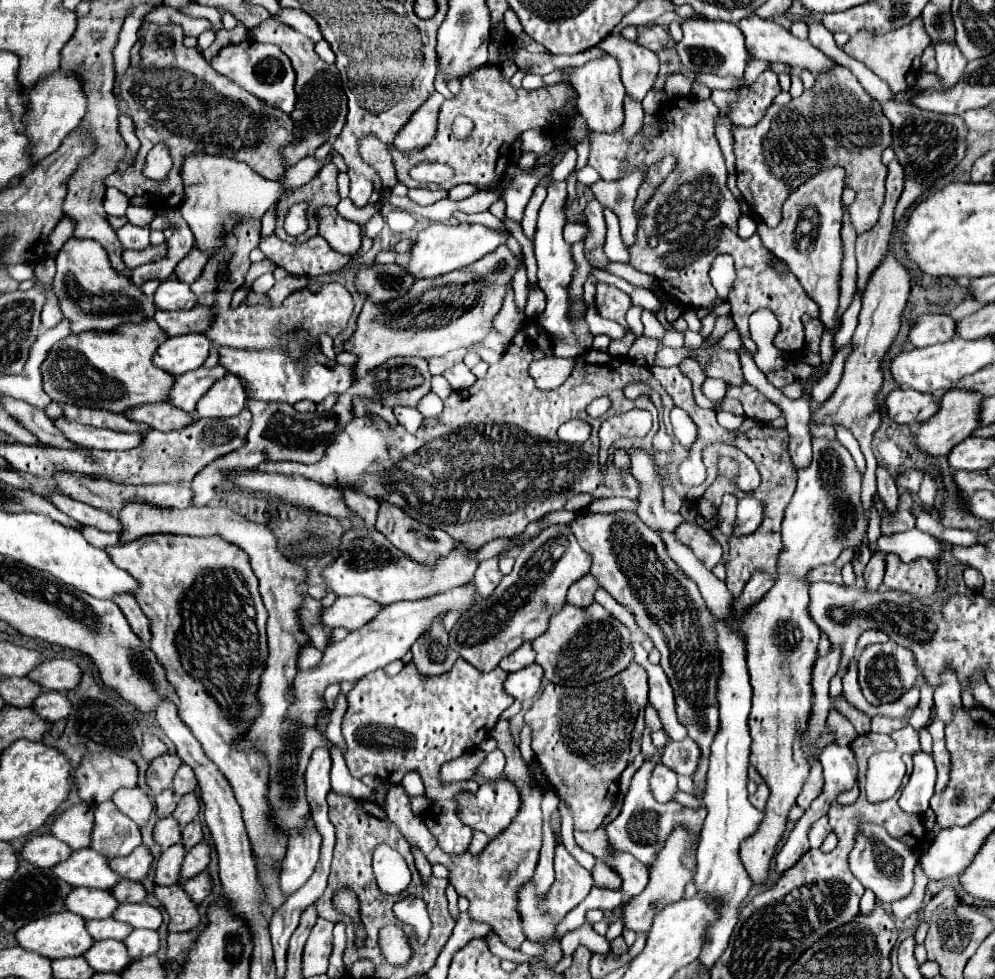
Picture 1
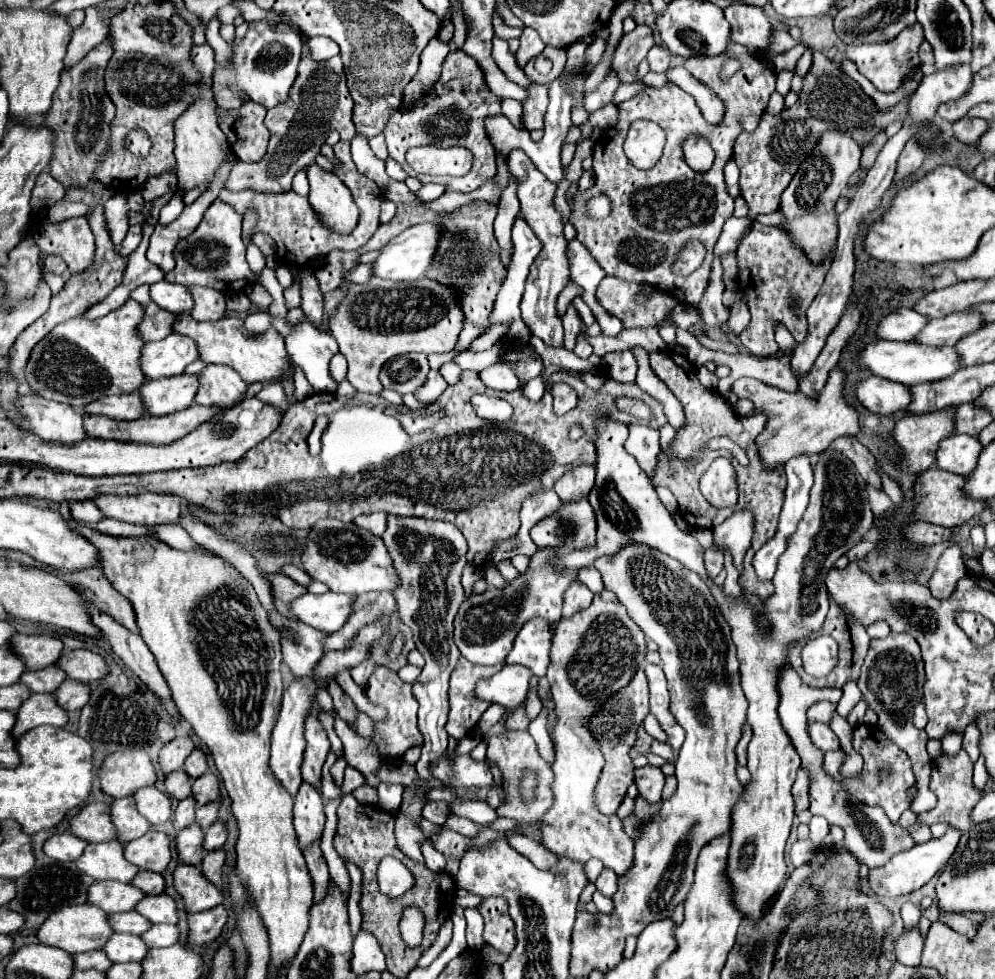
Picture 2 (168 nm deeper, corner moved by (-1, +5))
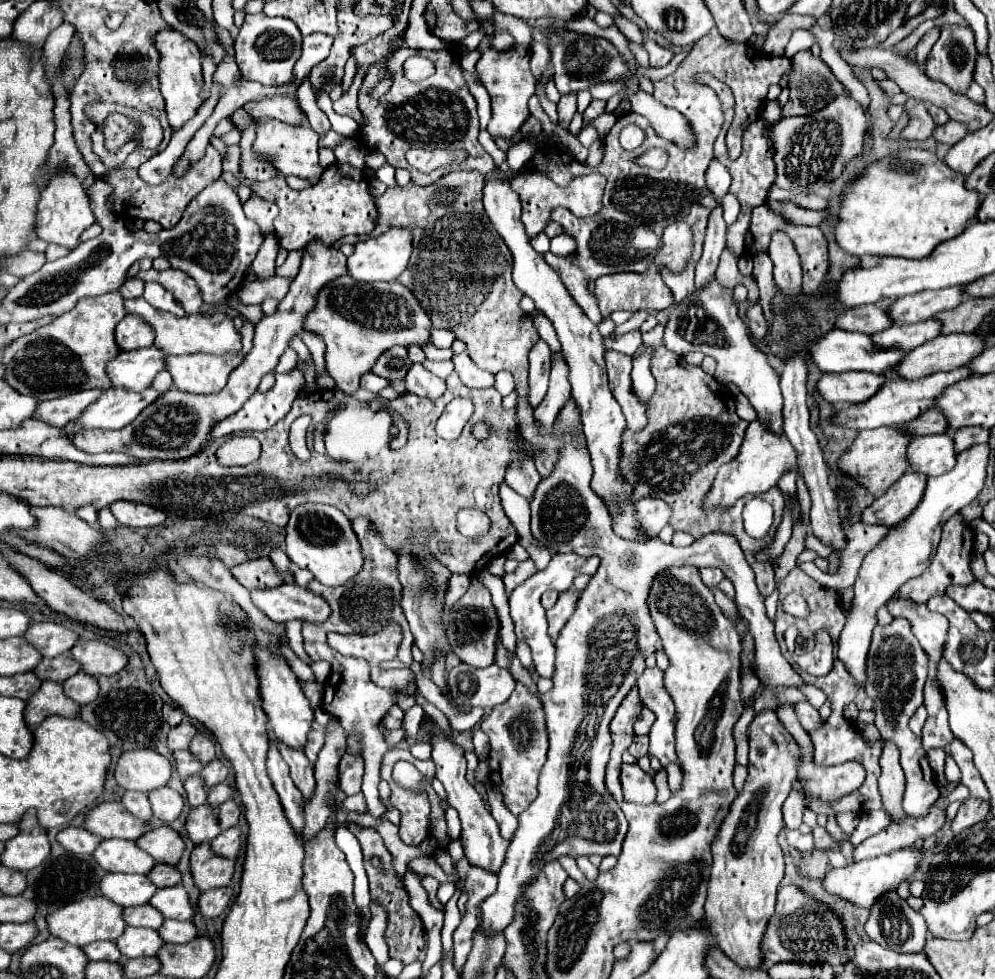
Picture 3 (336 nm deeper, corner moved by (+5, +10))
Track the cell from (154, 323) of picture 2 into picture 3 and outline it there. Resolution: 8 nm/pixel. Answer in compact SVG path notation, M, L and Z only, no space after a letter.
M126 315L116 327L116 343L122 351L140 349L154 343L154 329L138 315Z

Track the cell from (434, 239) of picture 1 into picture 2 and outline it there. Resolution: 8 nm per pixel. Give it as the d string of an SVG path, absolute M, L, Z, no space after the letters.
M424 222L424 224L416 224L416 226L406 228L396 238L392 238L386 246L380 248L380 254L372 264L372 274L378 276L378 278L396 280L396 282L422 278L424 272L428 270L432 258L434 258L434 252L436 252L436 246L438 246L438 236L440 236L438 224L434 226L430 222Z

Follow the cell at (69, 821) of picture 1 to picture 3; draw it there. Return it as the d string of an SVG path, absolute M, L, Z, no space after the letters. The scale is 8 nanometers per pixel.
M104 801L86 813L84 829L100 835L102 839L116 837L134 841L144 833L144 821L130 817L130 813L126 813L126 809L122 809L118 801Z

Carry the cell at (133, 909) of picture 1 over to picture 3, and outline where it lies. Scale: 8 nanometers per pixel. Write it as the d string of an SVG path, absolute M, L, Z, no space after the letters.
M182 885L158 889L152 899L148 901L154 909L162 913L164 919L178 919L178 921L190 921L194 915L192 905L188 903L188 893Z

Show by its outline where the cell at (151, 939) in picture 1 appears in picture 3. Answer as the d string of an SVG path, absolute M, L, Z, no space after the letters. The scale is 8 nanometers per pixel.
M166 919L162 923L162 927L158 929L158 935L166 941L166 943L188 943L192 939L196 939L196 927L192 921L174 921L174 919Z

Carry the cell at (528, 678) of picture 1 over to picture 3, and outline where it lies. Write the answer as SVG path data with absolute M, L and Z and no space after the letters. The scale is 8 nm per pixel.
M460 663L450 671L448 685L458 705L492 709L512 695L516 679L508 669L498 665L476 669L466 663Z

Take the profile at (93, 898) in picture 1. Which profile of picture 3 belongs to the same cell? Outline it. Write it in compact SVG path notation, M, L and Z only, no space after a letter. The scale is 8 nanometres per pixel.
M108 873L100 881L100 893L120 907L146 905L154 891L156 887L146 879L146 875Z

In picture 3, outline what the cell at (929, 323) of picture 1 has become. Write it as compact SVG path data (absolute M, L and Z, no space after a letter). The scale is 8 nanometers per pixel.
M862 305L862 307L848 309L844 315L838 315L836 327L846 329L846 331L876 335L894 325L892 319L886 315L888 313L884 309L880 309L878 305Z

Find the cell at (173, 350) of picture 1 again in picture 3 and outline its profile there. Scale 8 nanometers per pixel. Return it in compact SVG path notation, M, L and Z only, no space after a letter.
M150 345L132 351L120 351L108 365L108 375L114 387L142 391L152 385L152 379L166 367L166 351Z

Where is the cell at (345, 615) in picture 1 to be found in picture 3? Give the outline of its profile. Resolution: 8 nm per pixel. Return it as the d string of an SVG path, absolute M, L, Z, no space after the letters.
M284 583L280 587L264 591L254 589L250 593L252 603L276 623L298 619L318 625L330 617L330 605L322 601L320 595L294 583Z

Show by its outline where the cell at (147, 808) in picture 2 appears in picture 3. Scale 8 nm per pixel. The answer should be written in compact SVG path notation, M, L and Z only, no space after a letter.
M160 787L160 789L154 789L148 793L148 801L152 805L152 813L154 813L154 819L170 825L182 811L184 807L184 799L168 789L168 787Z

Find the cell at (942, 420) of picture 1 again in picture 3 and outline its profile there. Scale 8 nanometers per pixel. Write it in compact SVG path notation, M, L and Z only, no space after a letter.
M878 427L878 429L866 429L860 431L860 435L856 437L856 441L852 443L850 451L842 455L840 459L840 469L850 475L856 477L862 485L868 487L868 491L872 491L876 497L884 495L886 489L898 481L904 473L908 473L910 461L906 457L906 449L910 445L912 437L908 433L902 433L902 429L896 427Z

